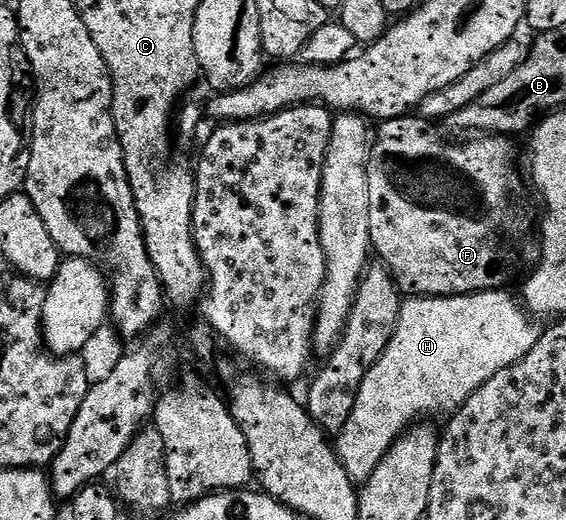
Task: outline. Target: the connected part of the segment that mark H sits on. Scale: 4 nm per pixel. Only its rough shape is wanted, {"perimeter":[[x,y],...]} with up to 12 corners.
{"perimeter":[[509,290],[410,297],[338,460],[365,483],[542,336]]}

